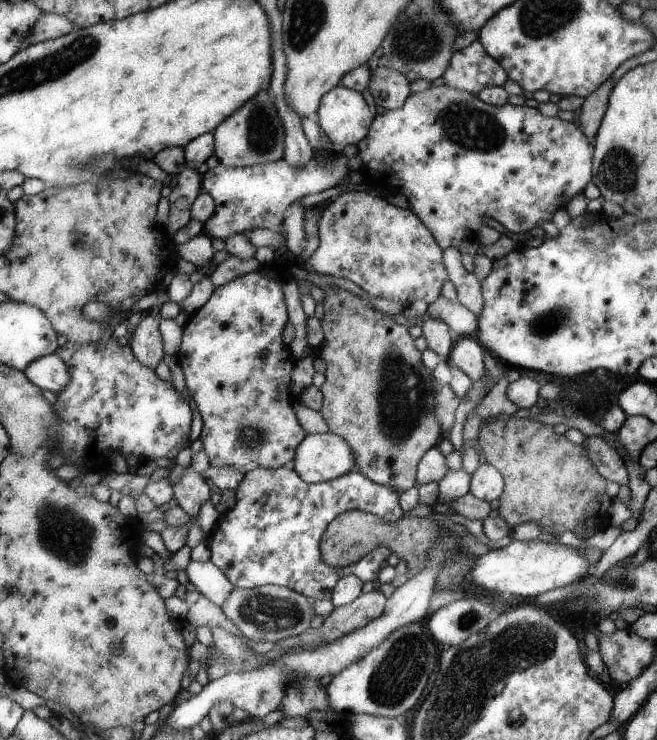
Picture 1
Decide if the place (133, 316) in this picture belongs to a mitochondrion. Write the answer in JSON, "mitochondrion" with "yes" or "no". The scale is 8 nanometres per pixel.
{"mitochondrion":"no"}

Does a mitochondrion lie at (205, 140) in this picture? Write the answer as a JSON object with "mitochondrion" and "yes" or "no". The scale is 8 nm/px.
{"mitochondrion":"no"}

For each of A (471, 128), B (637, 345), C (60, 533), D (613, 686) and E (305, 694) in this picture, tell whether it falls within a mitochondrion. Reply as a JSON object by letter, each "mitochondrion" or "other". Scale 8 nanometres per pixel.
{"A":"mitochondrion","B":"other","C":"mitochondrion","D":"other","E":"mitochondrion"}

